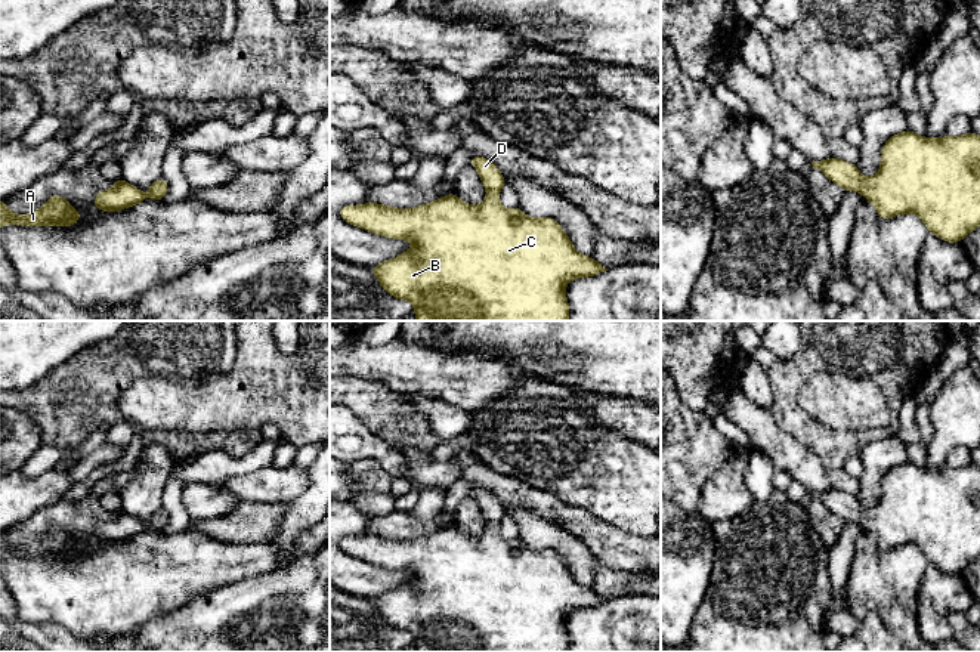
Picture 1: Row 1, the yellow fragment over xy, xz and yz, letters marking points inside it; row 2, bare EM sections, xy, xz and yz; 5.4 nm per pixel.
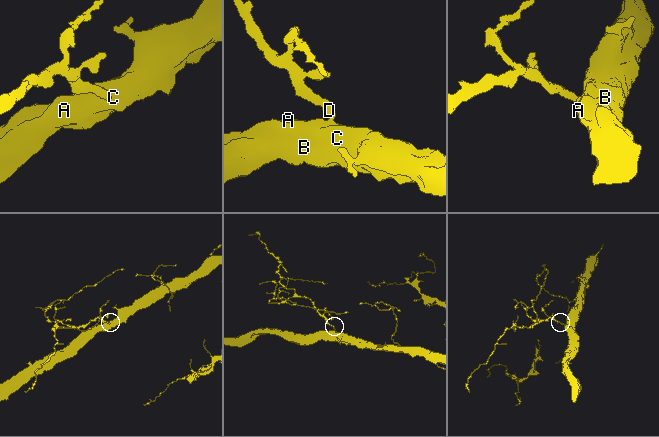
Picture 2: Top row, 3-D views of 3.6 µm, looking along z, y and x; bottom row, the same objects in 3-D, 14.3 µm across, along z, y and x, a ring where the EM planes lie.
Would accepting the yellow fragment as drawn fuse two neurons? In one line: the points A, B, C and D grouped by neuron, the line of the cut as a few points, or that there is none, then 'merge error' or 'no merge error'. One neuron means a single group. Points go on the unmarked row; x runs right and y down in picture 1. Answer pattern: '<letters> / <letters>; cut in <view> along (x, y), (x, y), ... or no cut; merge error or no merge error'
A B C D; no cut; no merge error

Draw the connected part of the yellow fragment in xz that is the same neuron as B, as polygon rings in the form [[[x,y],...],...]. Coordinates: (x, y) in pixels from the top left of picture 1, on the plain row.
[[[472,486],[470,495],[477,501],[488,523],[479,537],[467,535],[451,523],[414,540],[367,534],[338,541],[340,549],[350,556],[381,568],[412,574],[409,583],[370,599],[377,612],[387,625],[412,634],[417,652],[569,652],[569,634],[565,625],[568,614],[608,600],[596,590],[578,584],[556,550],[531,550],[519,538],[504,540],[497,525],[506,516],[506,509],[494,494]]]

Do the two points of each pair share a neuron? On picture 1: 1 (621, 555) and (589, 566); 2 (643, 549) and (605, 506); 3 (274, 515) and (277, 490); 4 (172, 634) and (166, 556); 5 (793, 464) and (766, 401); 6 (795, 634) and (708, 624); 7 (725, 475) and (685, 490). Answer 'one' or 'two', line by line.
1: two
2: two
3: two
4: two
5: two
6: one
7: two

